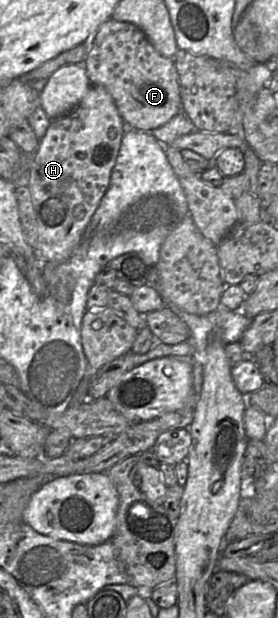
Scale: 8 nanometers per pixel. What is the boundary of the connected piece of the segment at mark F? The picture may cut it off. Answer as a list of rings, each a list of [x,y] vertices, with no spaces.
[[[112,18],[103,23],[84,61],[84,67],[91,83],[102,85],[110,93],[128,128],[152,131],[182,112],[179,75],[174,60],[160,55],[145,33],[132,23]]]

